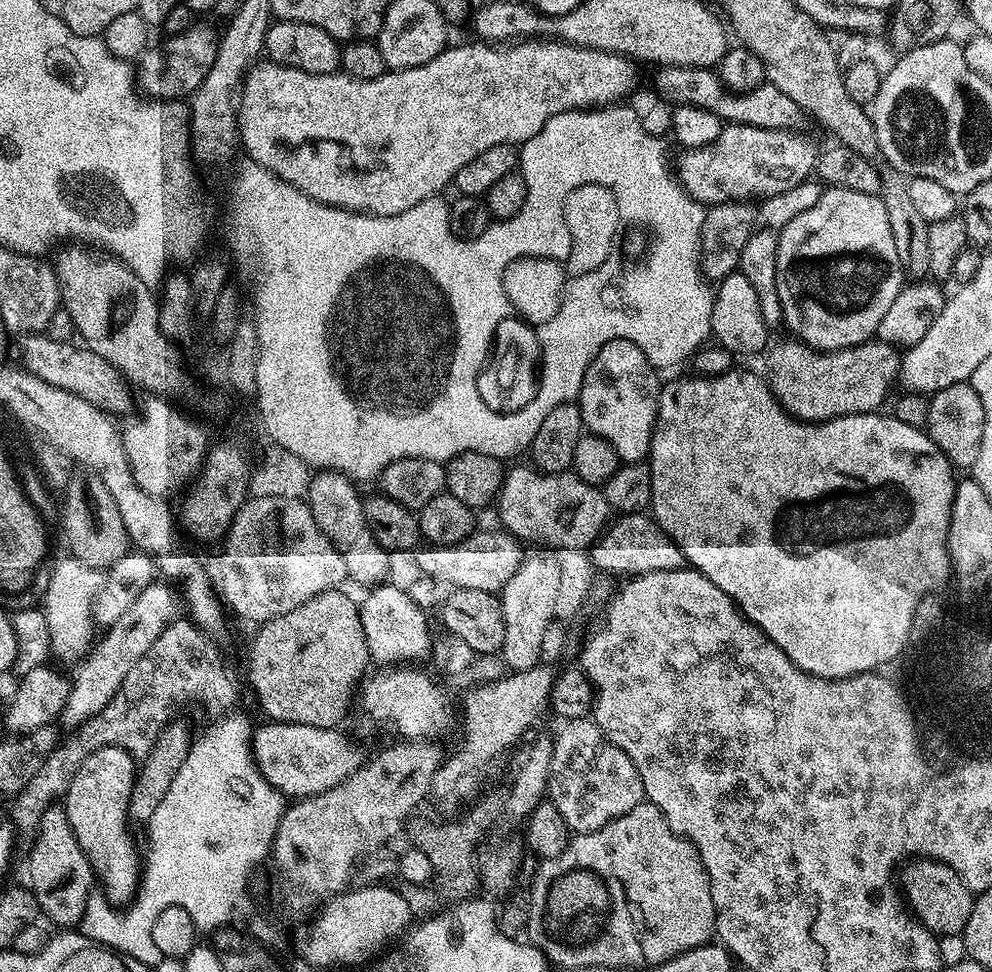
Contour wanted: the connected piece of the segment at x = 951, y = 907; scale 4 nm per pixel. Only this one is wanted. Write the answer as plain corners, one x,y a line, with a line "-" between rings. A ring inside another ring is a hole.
916,858
905,863
903,868
898,880
902,885
902,892
912,915
938,938
959,937
970,918
974,899
973,892
964,885
962,878
958,878
958,874
954,874
954,870
950,870
950,866
946,866
941,860
-
902,883
904,883
904,888

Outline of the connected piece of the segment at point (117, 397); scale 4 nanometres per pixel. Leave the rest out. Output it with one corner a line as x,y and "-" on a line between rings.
33,334
23,337
18,349
24,360
23,365
27,369
32,369
35,376
50,382
50,386
58,386
58,390
66,390
77,395
107,414
124,412
132,404
133,389
121,376
120,371
110,366
106,358
94,354
79,343
54,342
54,338
47,334

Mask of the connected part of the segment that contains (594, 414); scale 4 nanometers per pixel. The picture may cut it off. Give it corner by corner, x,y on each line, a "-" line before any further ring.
611,340
594,354
582,378
578,403
584,427
591,435
610,442
621,461
644,462
649,459
662,387
656,376
657,369
634,342

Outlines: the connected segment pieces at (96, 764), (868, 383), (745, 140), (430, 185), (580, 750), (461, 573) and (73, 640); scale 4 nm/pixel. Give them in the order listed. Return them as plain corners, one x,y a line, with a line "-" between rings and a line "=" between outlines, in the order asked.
98,748
82,762
62,797
70,830
74,832
74,838
78,838
78,846
82,846
98,877
99,887
100,884
104,887
103,895
112,906
127,905
135,897
141,878
142,856
136,853
136,844
128,833
128,803
137,771
137,761
126,750
=
795,338
787,339
788,340
782,341
781,344
773,343
771,347
767,349
766,355
763,357
763,359
765,358
765,370
763,369
763,371
766,373
766,379
768,381
769,388
771,388
772,393
776,395
776,401
784,407
784,411
787,412
788,415
794,416
798,420
805,422
819,422
822,420
832,420
835,418
835,416
863,416
866,412
876,412
877,409
879,409
879,404
887,398
888,390
891,388
892,384
894,386
894,383
897,381
900,372
901,353
897,351
893,345
884,344
881,340
873,338
866,344
855,344
853,348
839,348
833,352
822,352
820,349
812,348
810,345
=
725,123
720,129
718,138
701,148
690,148
681,151
678,183
693,196
698,203
705,206
713,204
731,204
733,202
759,202
765,196
782,194
782,190
791,190
803,180
809,179
818,159
817,149
808,148
802,137
795,131
766,130
758,126
=
520,38
515,42
475,42
476,44
456,44
444,49
430,62
417,68
397,68
373,80
355,80
343,74
306,74
306,70
294,70
285,64
256,62
244,73
238,88
238,107
235,109
236,127
239,143
244,143
248,151
248,160
260,165
268,172
274,173
280,180
294,186
302,194
314,198
323,204
332,204
336,208
346,208
350,212
367,212
369,216
397,216
410,206
418,206
418,202
428,200
432,196
440,196
443,188
455,181
458,170
478,158
482,150
490,150
490,146
510,144
519,146
525,140
534,138
546,126
546,122
554,114
563,112
579,112
581,110
599,110
619,105
636,88
636,68
627,56
619,56
617,52
603,52
597,48
580,48
576,44
566,44
559,38
=
583,716
563,721
554,732
554,758
550,758
547,799
558,806
573,833
593,832
634,806
645,803
642,778
630,758
596,725
595,719
=
506,530
473,531
467,540
454,546
424,546
415,553
416,564
424,576
448,584
449,589
469,588
490,593
499,593
513,577
524,559
523,545
=
71,558
60,560
48,576
48,585
44,588
44,624
48,628
48,647
51,655
64,664
75,665
88,655
93,643
91,616
92,599
96,597
98,576
93,569

